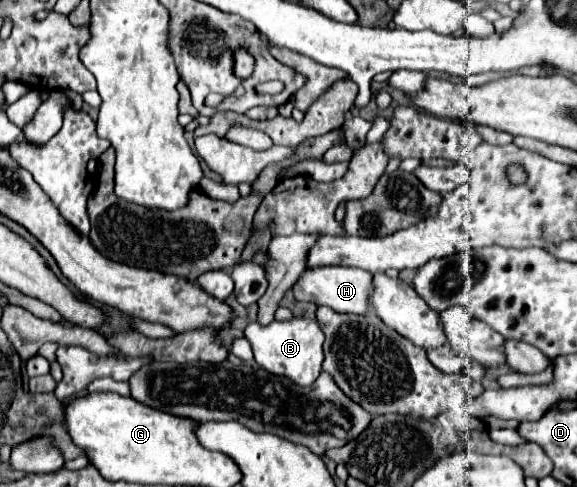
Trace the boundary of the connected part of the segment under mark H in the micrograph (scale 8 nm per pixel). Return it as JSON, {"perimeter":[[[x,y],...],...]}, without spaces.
{"perimeter":[[[327,266],[327,268],[317,268],[311,272],[303,272],[301,278],[297,280],[293,292],[297,300],[303,302],[313,302],[317,306],[329,306],[335,312],[343,314],[367,314],[369,312],[369,298],[371,298],[371,288],[373,288],[373,274],[359,270],[359,268],[343,268],[343,266]]]}

